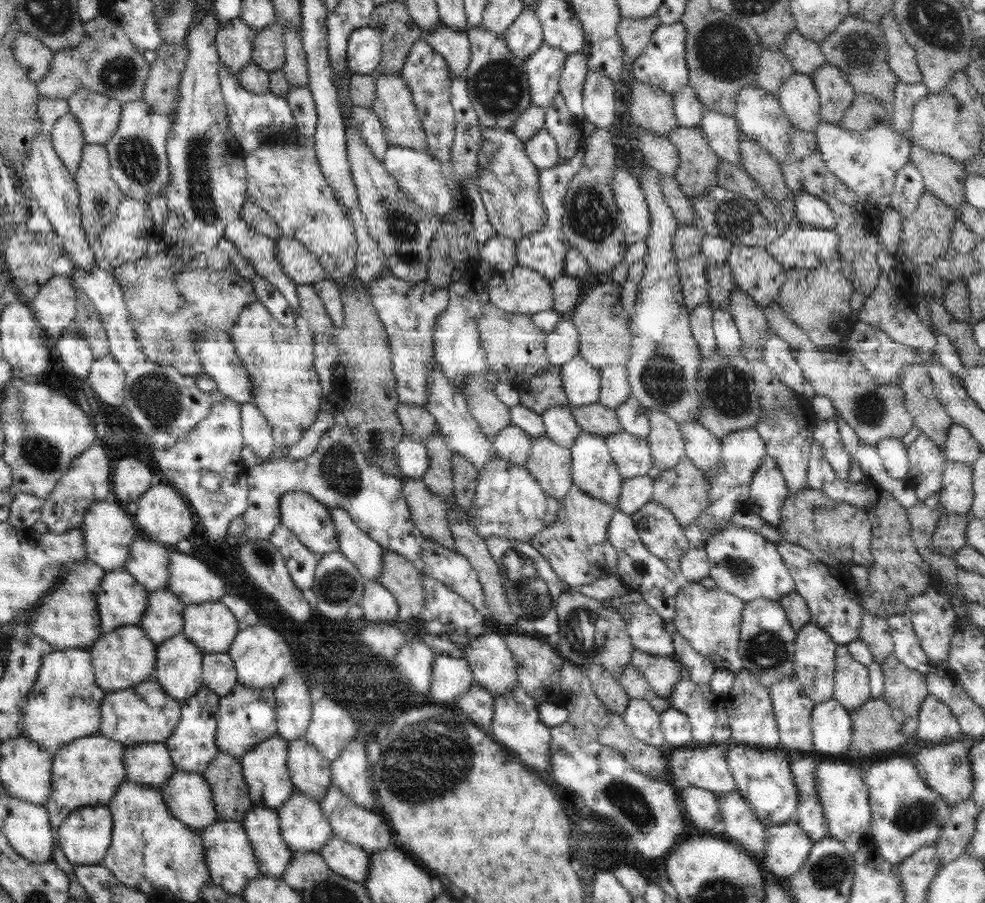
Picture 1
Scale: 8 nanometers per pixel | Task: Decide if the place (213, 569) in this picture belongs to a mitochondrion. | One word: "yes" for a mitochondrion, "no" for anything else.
no

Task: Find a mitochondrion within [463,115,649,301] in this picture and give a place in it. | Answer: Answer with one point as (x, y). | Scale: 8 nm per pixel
(591, 218)

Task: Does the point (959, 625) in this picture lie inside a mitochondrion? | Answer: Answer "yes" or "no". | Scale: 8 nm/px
no

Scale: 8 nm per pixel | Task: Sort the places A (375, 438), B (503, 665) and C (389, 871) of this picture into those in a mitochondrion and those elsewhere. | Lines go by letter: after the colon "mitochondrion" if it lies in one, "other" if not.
A: mitochondrion
B: other
C: other

